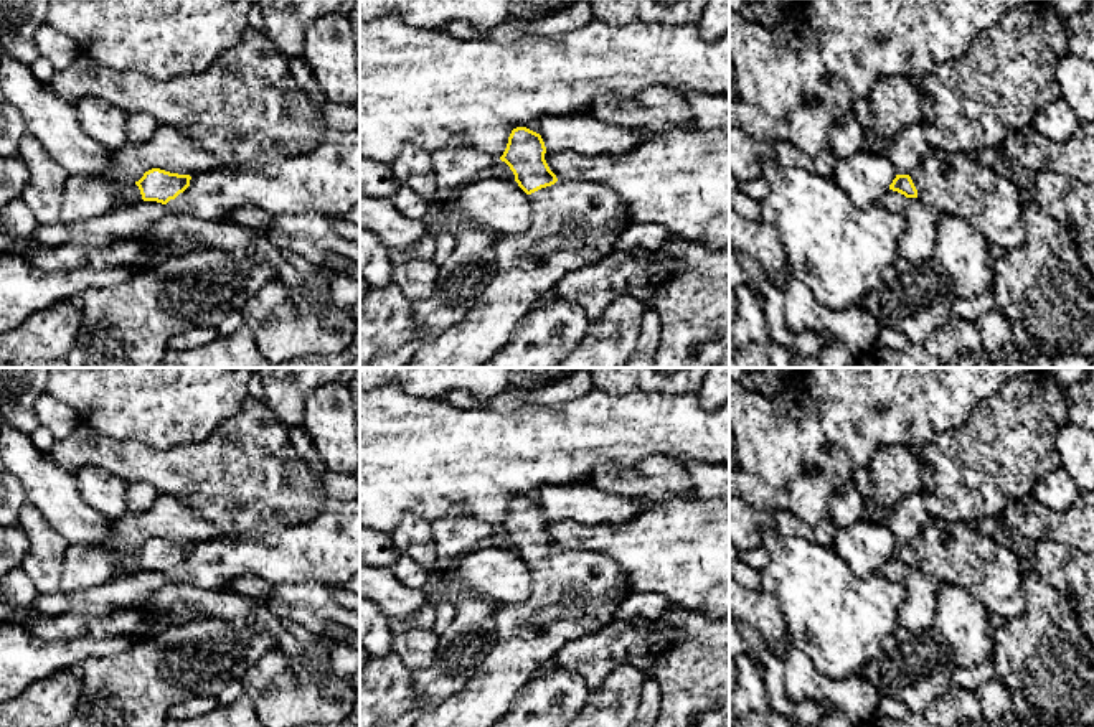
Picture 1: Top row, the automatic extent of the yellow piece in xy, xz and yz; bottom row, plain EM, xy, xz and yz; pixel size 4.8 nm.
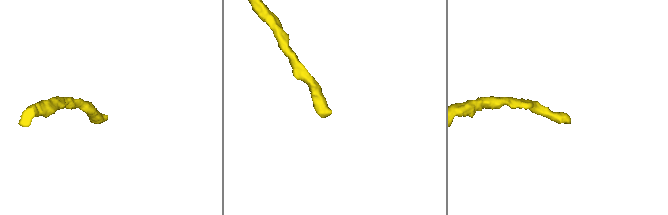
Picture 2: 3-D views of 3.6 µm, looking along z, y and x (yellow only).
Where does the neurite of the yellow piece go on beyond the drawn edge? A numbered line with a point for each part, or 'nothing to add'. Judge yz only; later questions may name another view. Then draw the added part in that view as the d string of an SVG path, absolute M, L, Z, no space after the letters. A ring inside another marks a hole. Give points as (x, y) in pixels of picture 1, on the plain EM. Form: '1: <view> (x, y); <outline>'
1: yz (951, 553); M931 518L909 544L917 569L931 575L939 584L955 584L977 598L995 621L1020 618L1026 608L1023 593L1023 574L1028 562L1016 552L992 537L982 536L975 528Z

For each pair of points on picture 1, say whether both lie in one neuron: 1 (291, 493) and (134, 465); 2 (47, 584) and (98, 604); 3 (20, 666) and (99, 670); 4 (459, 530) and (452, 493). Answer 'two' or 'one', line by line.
1: one
2: two
3: two
4: two

